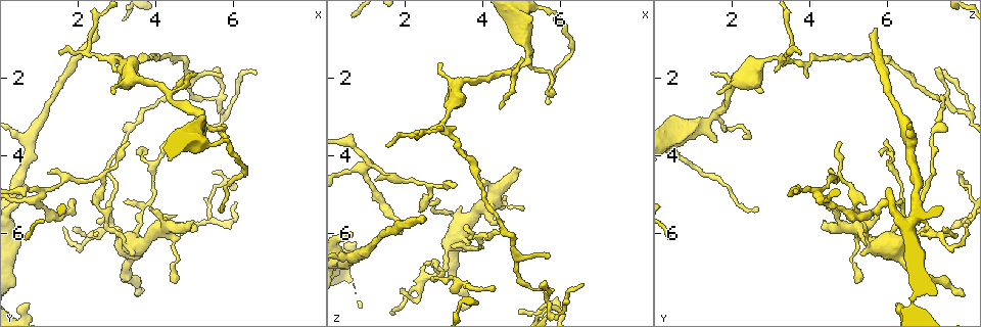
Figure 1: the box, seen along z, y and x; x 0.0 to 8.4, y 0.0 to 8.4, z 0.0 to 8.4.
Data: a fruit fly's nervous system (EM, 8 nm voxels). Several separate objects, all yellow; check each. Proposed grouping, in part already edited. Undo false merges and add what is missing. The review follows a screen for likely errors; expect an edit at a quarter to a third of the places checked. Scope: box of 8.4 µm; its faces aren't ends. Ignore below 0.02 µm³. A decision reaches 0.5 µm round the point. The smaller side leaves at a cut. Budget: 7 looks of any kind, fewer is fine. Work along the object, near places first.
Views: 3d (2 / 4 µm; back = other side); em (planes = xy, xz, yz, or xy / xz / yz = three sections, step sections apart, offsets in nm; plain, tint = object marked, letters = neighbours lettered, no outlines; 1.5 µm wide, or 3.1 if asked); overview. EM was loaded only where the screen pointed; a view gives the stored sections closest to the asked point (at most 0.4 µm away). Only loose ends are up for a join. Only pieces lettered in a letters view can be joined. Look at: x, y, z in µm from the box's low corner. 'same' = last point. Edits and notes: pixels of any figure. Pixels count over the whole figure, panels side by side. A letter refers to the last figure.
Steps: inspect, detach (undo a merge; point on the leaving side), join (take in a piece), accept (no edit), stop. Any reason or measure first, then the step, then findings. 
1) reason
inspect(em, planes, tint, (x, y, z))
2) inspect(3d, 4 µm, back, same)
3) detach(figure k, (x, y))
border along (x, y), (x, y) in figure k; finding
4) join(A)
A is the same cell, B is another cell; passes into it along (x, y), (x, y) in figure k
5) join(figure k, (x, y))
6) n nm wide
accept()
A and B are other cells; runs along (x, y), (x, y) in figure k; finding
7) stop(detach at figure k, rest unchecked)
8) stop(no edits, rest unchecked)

four-way junction
inspect(3d, 2 µm, (1.20, 4.90, 4.30))

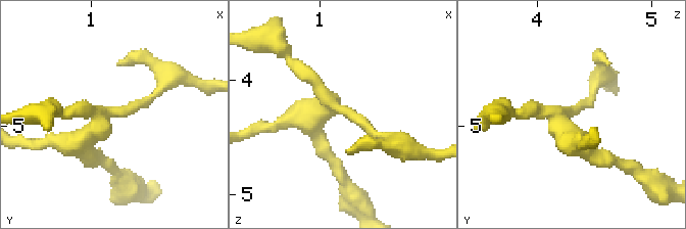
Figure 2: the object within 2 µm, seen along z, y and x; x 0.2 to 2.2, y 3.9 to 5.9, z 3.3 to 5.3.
4 arms
inspect(em, planes, tint, (1.16, 4.92, 4.24))

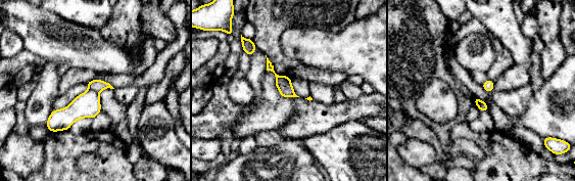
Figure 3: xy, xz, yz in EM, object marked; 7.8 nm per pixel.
inspect(em, planes, letters, same)

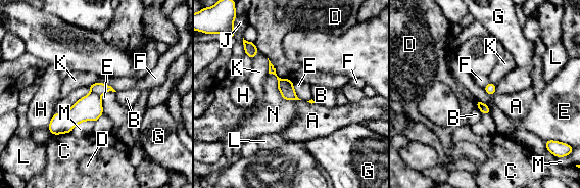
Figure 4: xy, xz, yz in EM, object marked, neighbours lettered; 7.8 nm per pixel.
detach(figure 4, (89, 107))
A, B, C, D, E, F, G, H, J, K, L, M and N are other cells; border along (91, 92), (99, 96) in figure 4; two cells meet here

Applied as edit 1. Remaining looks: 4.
redraw
inspect(overview)

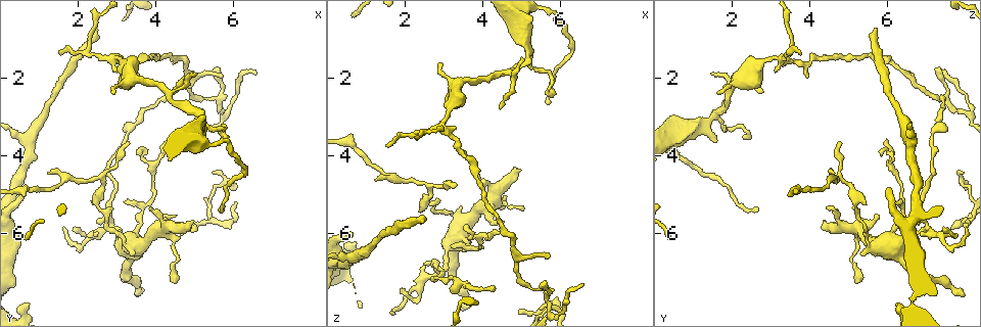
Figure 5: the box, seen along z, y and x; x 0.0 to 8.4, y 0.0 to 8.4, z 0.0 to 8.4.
free end
inspect(em, planes, tint, (4.40, 3.60, 6.05))

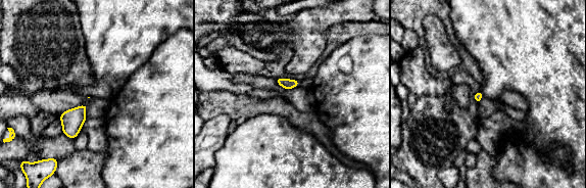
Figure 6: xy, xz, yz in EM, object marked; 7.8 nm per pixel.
inspect(em, planes, letters, same)

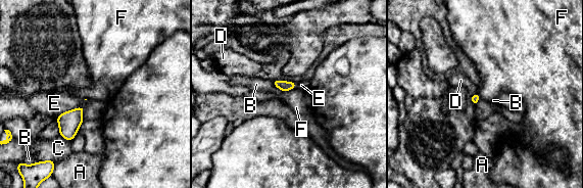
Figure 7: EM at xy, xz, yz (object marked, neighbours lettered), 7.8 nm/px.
E touches over 260 nm
accept()
A, B, C, D, E and F are other cells; border along (295, 87), (285, 92) in figure 7; no lettered piece goes on from it

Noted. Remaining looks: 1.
stop(detach at figure 4, rest unchecked)

